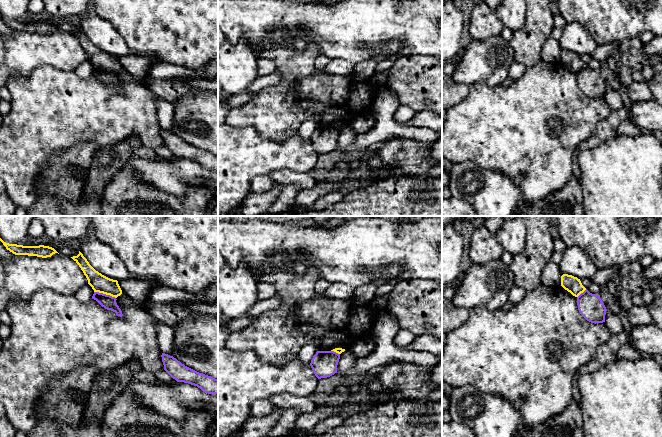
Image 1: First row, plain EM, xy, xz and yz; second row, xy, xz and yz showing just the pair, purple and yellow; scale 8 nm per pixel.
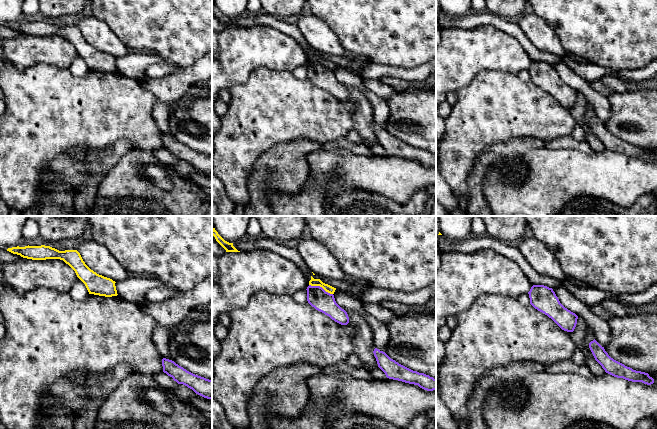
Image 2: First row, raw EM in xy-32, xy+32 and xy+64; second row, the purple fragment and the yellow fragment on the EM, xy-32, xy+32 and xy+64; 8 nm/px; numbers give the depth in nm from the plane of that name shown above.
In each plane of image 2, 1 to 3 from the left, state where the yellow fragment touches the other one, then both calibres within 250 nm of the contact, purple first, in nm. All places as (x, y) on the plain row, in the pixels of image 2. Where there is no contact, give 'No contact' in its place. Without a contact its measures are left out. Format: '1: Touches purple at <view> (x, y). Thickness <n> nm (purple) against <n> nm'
1: No contact
2: Touches purple at xy+32 (321, 63). Thickness 170 nm (purple) against 60 nm
3: No contact

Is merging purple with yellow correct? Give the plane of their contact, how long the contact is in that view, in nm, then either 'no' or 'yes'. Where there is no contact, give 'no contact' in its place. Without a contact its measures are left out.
xy | 190 nm | no

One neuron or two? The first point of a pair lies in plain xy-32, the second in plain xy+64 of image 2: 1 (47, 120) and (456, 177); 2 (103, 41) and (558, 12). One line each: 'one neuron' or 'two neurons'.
1: one neuron
2: two neurons

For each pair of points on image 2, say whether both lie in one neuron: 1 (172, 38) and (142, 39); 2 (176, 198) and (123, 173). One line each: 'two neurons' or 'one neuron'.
1: one neuron
2: one neuron

